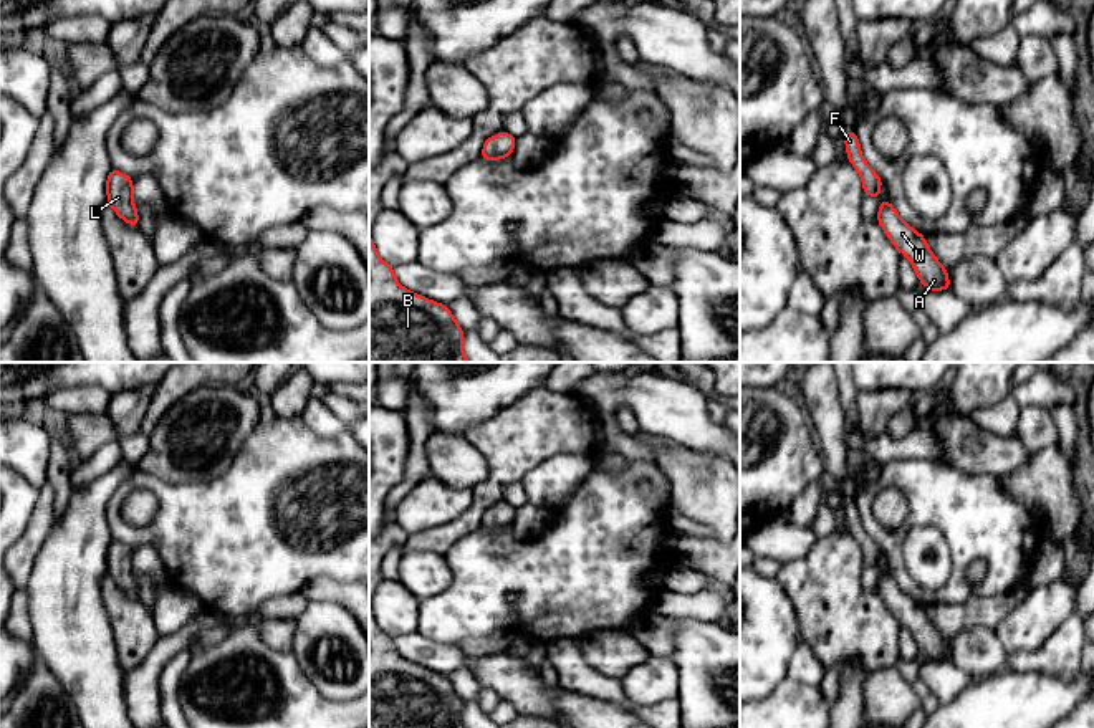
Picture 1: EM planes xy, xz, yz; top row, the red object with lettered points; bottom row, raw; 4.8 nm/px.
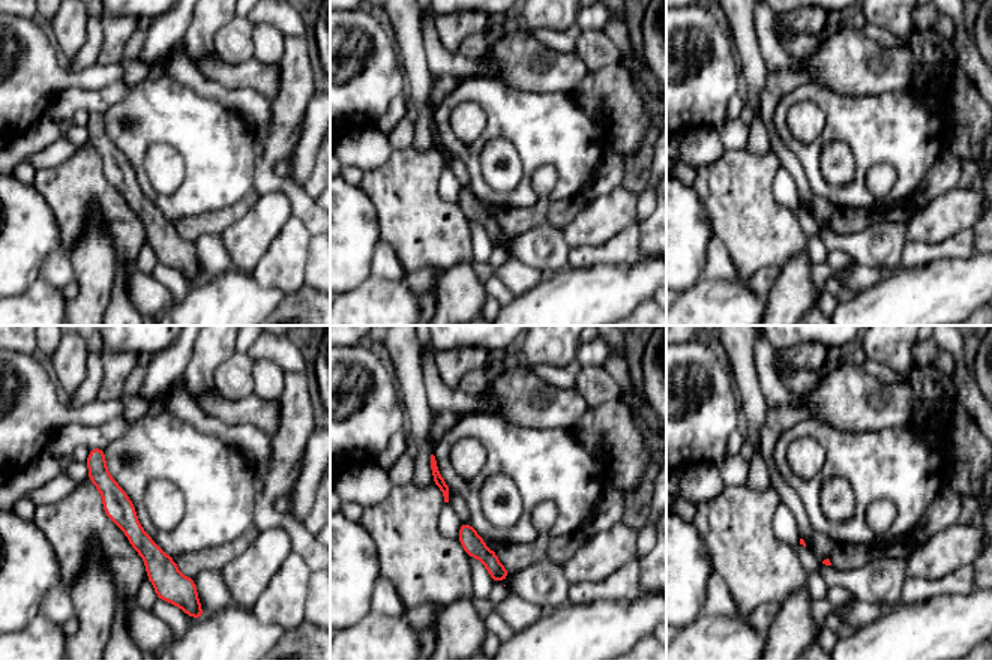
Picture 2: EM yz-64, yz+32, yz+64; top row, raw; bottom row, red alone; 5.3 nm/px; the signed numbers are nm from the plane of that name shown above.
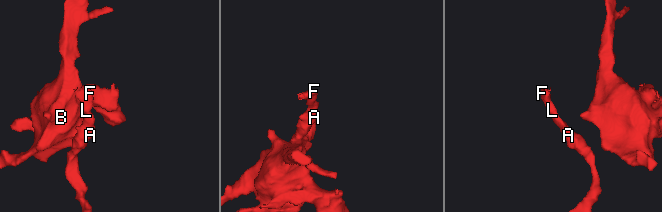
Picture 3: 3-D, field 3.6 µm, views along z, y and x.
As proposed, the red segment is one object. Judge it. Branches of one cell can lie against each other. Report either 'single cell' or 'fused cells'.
single cell

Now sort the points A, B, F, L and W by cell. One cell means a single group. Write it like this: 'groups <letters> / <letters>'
groups A B F L W

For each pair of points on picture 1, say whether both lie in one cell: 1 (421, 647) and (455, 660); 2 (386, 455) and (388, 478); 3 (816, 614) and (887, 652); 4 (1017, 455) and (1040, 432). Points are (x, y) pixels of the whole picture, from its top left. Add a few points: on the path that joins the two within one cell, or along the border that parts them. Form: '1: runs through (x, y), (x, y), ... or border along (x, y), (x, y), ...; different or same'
1: runs through (429, 654), (447, 659); same
2: runs through (388, 460), (388, 474); same
3: runs through (834, 614), (843, 622), (858, 626), (869, 637); same
4: border along (1017, 435), (1031, 452); different

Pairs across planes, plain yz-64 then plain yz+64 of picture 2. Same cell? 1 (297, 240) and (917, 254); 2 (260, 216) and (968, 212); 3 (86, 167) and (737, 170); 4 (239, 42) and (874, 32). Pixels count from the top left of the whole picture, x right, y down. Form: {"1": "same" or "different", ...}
{"1": "same", "2": "same", "3": "same", "4": "same"}

